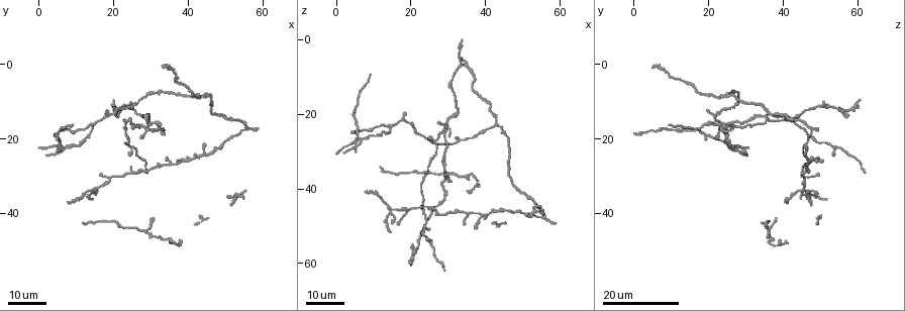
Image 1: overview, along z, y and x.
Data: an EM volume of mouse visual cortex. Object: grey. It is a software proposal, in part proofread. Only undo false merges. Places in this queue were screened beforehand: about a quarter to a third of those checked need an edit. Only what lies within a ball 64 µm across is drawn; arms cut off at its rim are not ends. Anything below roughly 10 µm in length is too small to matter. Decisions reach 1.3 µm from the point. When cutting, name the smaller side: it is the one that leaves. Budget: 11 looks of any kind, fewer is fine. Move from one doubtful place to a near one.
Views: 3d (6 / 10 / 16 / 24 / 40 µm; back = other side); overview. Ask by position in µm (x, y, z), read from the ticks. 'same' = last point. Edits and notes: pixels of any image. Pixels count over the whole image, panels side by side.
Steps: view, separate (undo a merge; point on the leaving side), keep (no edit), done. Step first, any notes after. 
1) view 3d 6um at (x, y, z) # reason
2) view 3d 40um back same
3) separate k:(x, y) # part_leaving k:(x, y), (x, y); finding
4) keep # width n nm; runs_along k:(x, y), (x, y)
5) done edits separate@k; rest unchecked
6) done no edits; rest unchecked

view 3d 16um at (12.5, 19.5, 25.0)

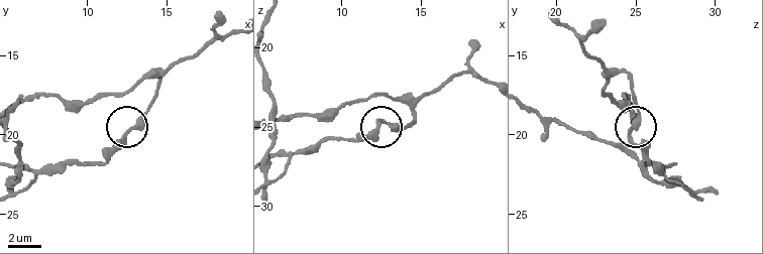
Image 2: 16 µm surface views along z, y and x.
view 3d 6um at (12.5, 19.9, 24.6)

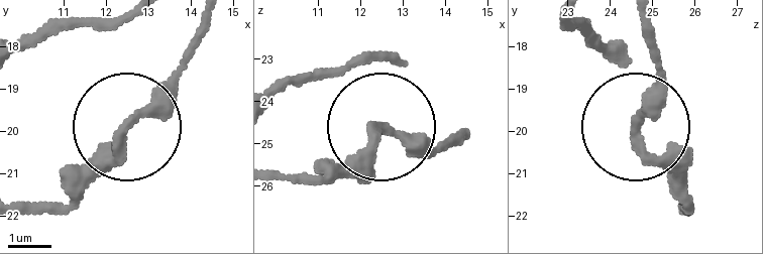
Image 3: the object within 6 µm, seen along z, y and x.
keep # runs_along 3:(645, 21), (656, 97), (642, 140), (685, 202); continuous, no second cell

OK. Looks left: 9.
view 3d 24um at (14.5, 34.0, 46.0) # four arms meet

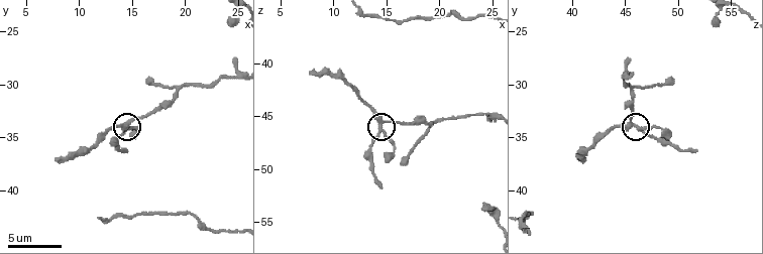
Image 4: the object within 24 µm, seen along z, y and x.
view 3d 10um at (14.6, 34.0, 45.8)

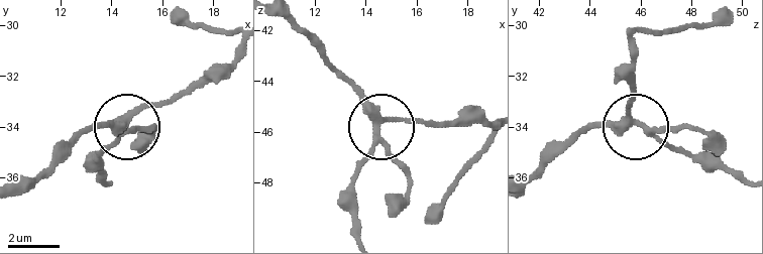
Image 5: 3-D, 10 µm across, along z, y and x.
keep # continuous, no second cell

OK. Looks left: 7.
view 3d 6um at (24.8, 29.4, 44.8) # calibre changes

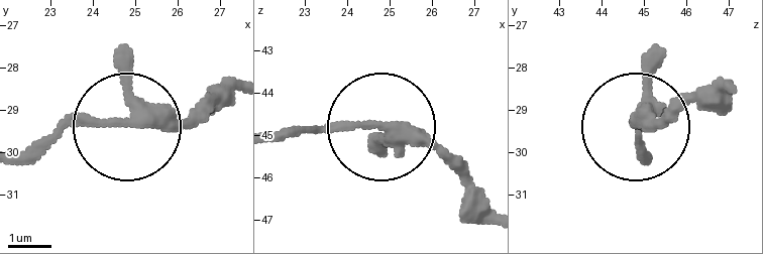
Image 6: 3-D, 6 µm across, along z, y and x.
keep # all the same cell

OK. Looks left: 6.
view 3d 16um at (5.5, 23.0, 28.0) # four arms meet

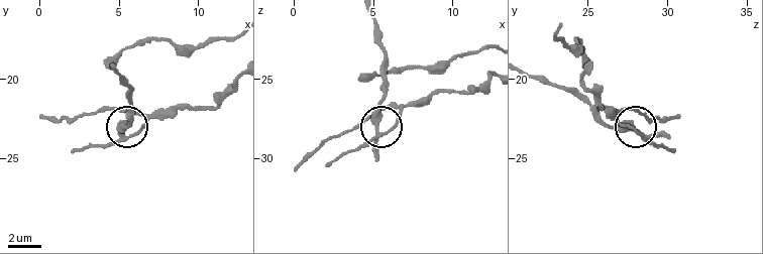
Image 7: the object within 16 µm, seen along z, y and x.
view 3d 10um at (5.6, 23.6, 28.5)

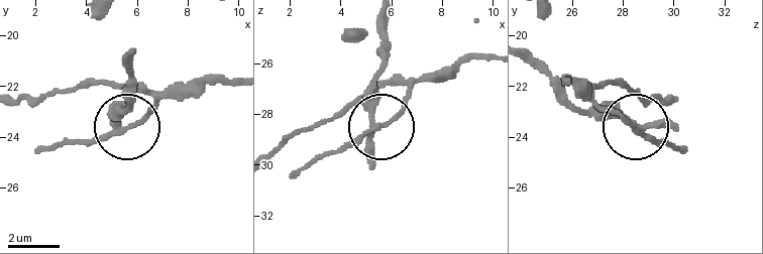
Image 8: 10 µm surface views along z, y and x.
separate 8:(110, 114) # width 200 nm; part_leaving 8:(114, 125), (127, 99), (127, 55); a second cell is stuck on

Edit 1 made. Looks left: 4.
view overview

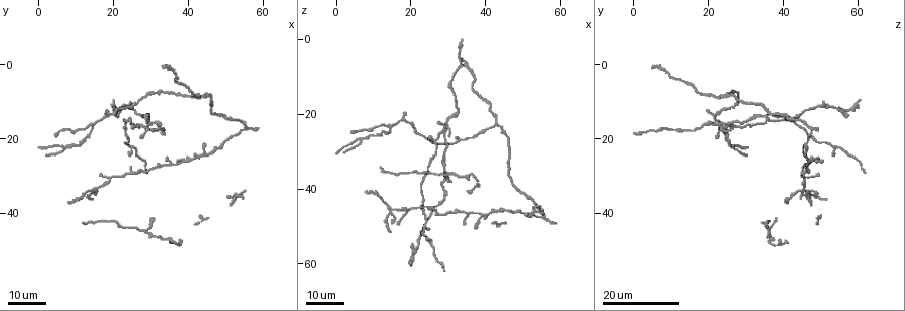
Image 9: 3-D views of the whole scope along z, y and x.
view 3d 16um at (28.5, 44.5, 36.5) # calibre changes

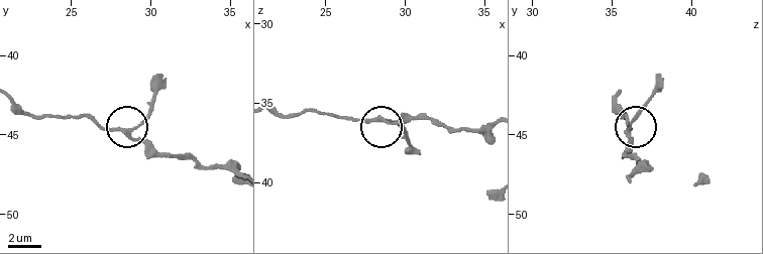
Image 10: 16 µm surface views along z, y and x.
view 3d 6um at (28.8, 44.7, 36.0)

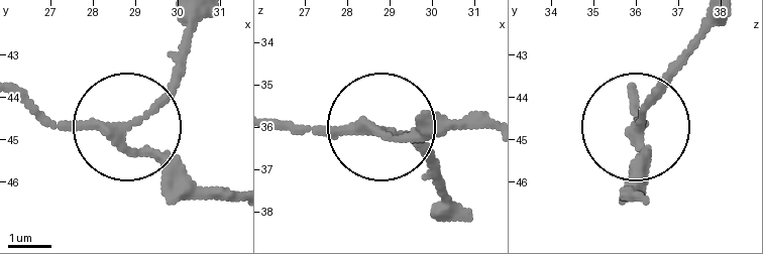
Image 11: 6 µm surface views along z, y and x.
view 3d 6um back at (28.75, 44.85, 36.05)

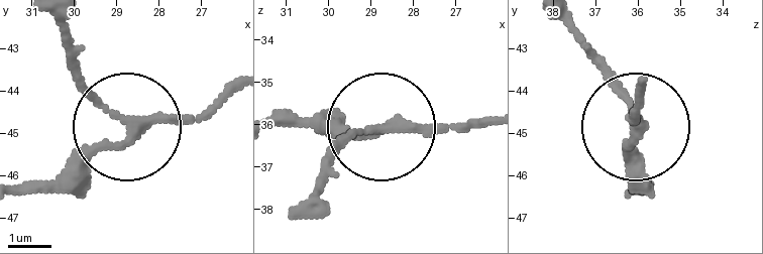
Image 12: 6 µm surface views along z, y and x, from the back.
keep # arms 3; one cell here

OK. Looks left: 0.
done edits separate@8; rest unchecked

